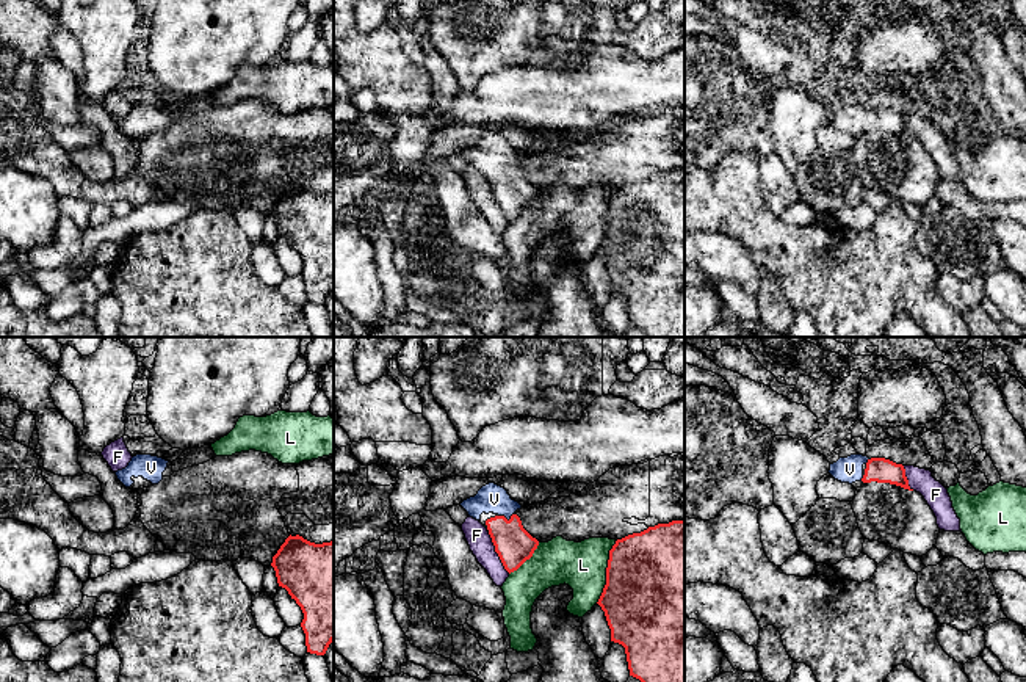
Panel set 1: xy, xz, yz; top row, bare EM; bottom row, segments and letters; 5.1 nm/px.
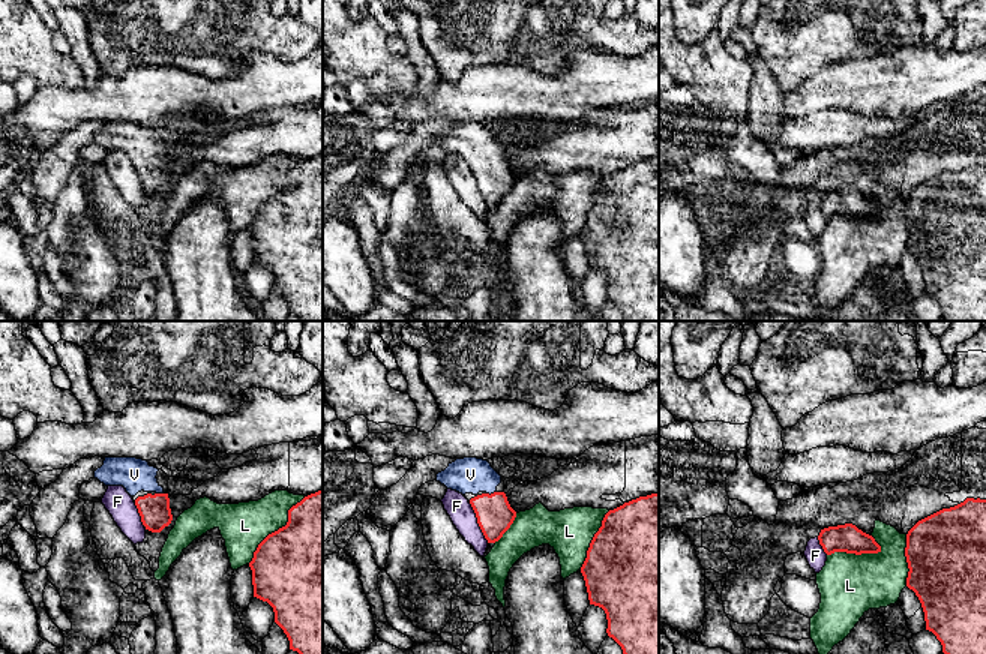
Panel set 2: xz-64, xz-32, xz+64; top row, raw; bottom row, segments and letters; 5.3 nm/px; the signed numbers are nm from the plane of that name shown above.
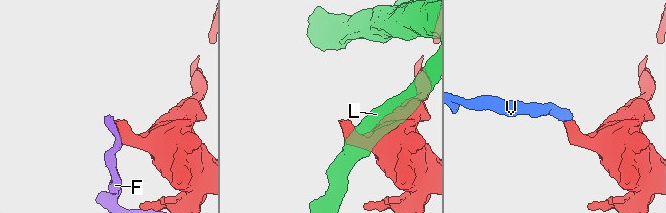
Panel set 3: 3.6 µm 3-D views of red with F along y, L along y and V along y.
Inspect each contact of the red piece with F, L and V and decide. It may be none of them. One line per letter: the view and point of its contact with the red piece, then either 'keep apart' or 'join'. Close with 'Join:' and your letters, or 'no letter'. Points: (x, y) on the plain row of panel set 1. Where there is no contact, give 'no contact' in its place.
F: xz (495, 199) | keep apart
L: xz (606, 221) | keep apart
V: xz (506, 168) | join
Join: V

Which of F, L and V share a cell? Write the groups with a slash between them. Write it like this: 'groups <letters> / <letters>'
groups F / L / V

